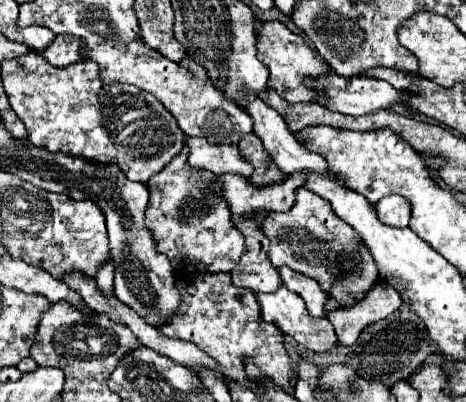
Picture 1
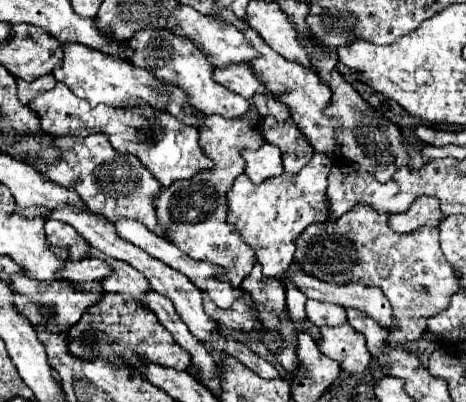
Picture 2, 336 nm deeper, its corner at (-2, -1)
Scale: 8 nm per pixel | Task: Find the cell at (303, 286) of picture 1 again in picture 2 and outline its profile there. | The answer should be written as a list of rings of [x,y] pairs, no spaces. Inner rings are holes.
[[[307,300],[305,310],[307,310],[307,318],[309,318],[315,326],[339,326],[339,324],[347,322],[345,308],[335,306],[335,304],[317,302],[317,300]]]

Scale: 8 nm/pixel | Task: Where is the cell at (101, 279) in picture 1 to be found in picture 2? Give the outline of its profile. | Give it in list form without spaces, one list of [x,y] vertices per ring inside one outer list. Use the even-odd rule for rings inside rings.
[[[47,220],[45,234],[49,244],[57,248],[65,248],[69,252],[69,260],[83,260],[89,256],[91,244],[87,244],[87,240],[83,240],[83,236],[79,236],[79,232],[69,224],[59,220]]]

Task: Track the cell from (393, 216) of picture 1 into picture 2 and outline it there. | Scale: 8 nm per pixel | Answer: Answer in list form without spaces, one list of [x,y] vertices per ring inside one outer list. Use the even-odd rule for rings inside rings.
[[[419,196],[407,212],[389,216],[389,226],[391,230],[403,234],[403,232],[413,232],[421,226],[439,226],[441,218],[443,214],[439,210],[439,200],[431,196]]]

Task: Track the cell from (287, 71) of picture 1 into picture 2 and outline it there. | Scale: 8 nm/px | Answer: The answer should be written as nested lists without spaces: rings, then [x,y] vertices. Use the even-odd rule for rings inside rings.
[[[179,6],[173,14],[171,14],[171,32],[177,36],[185,36],[189,40],[195,40],[195,44],[207,54],[207,58],[211,60],[213,66],[217,68],[225,68],[229,64],[245,64],[249,60],[259,58],[259,52],[249,44],[249,40],[243,36],[241,30],[237,30],[233,24],[221,22],[221,20],[213,20],[197,10],[193,10],[191,6]]]

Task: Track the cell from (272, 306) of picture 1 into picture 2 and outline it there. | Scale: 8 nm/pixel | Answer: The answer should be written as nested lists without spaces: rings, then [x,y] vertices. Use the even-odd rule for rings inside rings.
[[[351,324],[319,328],[317,348],[321,350],[321,354],[337,360],[341,364],[341,368],[349,374],[363,372],[371,360],[363,334],[355,332],[355,328],[351,328]]]

